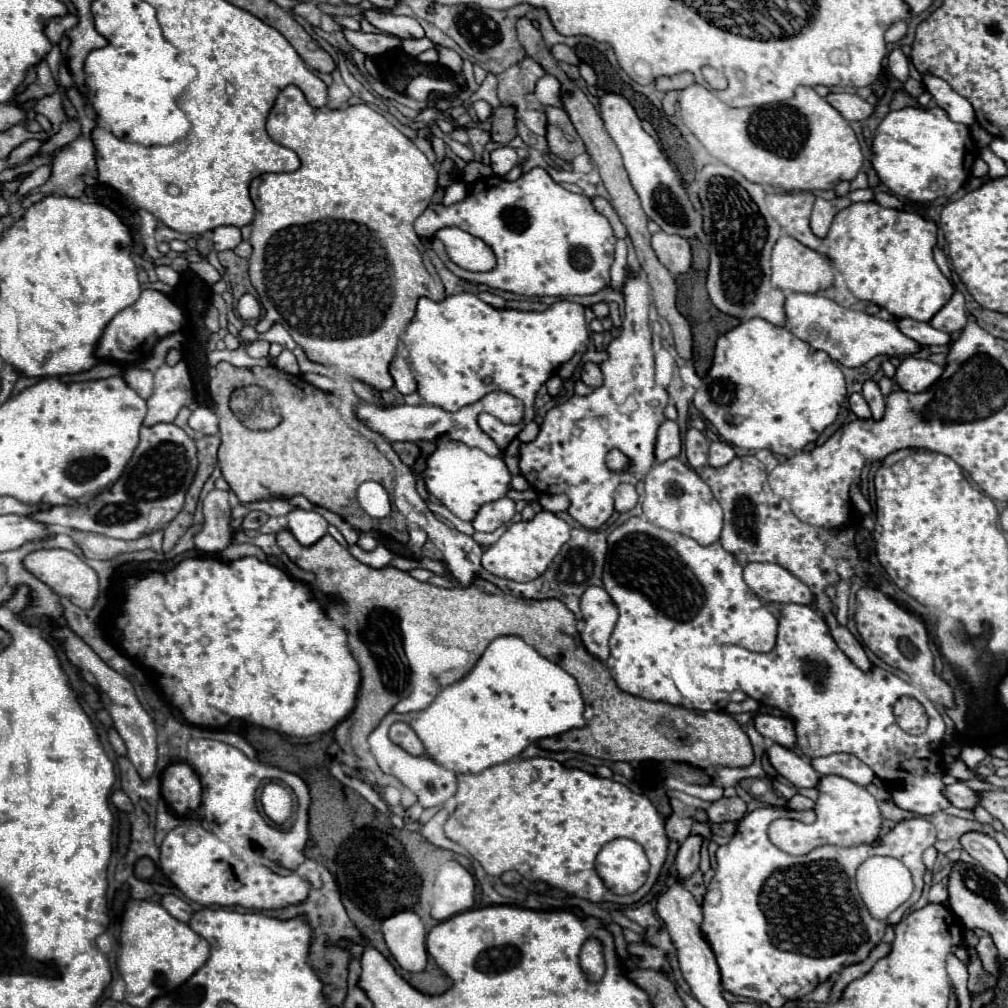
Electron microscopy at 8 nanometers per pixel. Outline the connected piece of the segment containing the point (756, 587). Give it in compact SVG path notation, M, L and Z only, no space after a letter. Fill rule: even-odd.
M747 564L745 566L745 582L747 586L767 602L781 602L781 604L811 604L813 594L811 590L795 578L789 570L779 564Z

